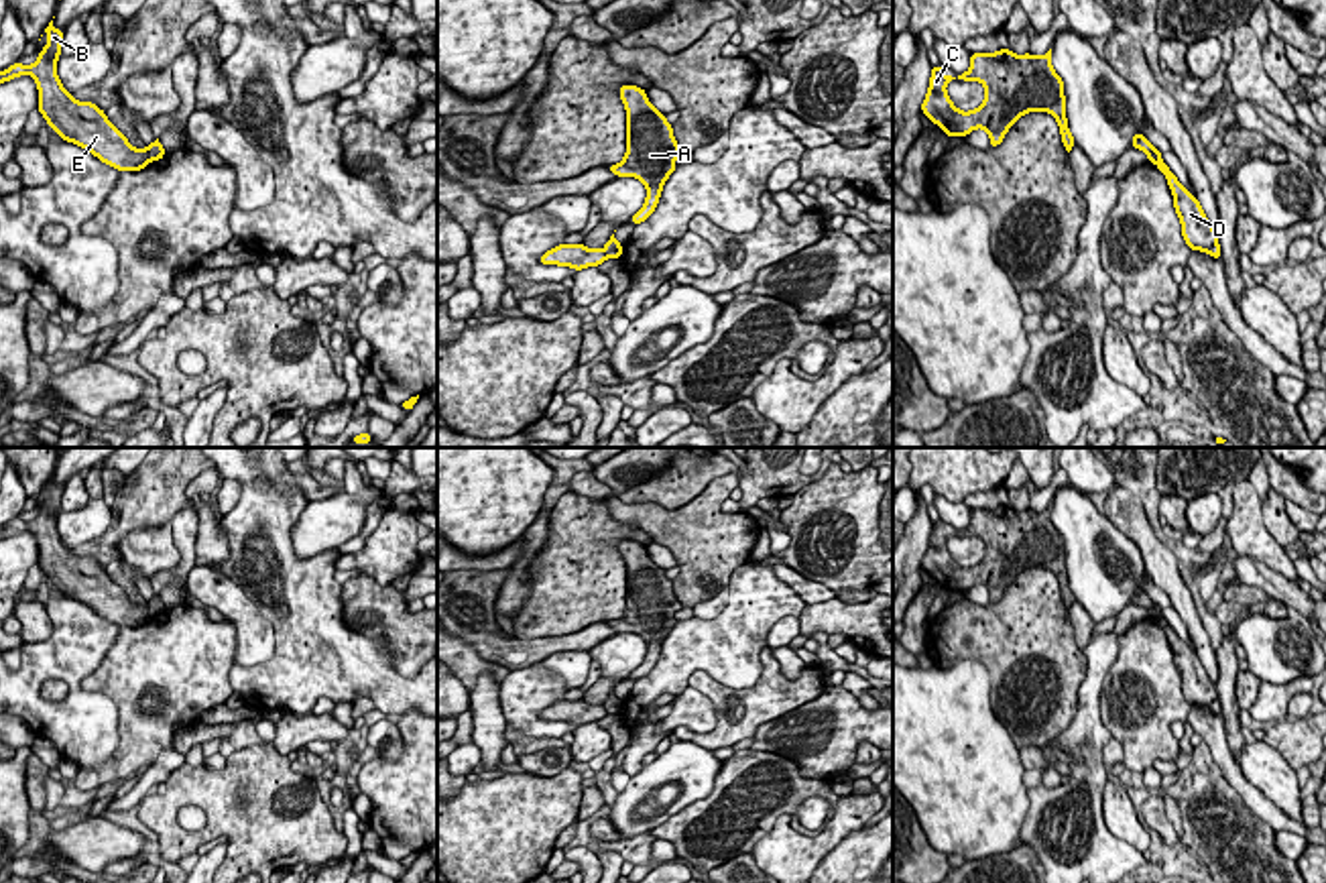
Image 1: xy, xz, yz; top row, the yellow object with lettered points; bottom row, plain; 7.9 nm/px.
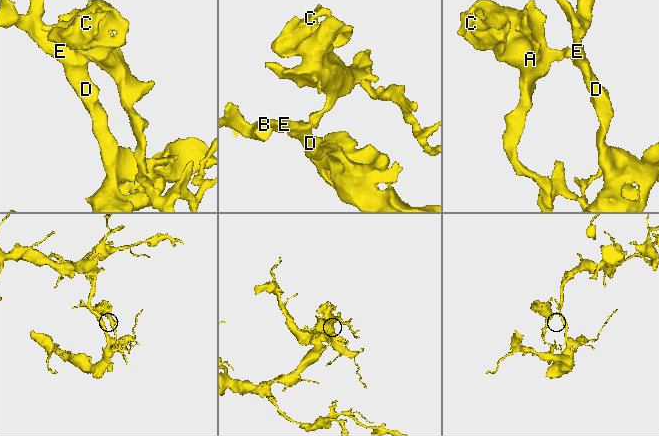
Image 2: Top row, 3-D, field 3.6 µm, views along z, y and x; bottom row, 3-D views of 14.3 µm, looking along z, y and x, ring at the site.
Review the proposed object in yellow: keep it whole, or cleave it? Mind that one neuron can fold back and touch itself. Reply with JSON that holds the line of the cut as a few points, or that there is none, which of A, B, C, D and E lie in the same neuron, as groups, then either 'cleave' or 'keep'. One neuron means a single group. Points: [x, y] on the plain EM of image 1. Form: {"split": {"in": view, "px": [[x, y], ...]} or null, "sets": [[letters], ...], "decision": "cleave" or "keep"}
{"split": {"in": "xy", "px": [[145, 605], [151, 617]]}, "sets": [["A", "C"], ["B", "D", "E"]], "decision": "cleave"}

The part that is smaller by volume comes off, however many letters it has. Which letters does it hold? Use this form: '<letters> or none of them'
A, C

